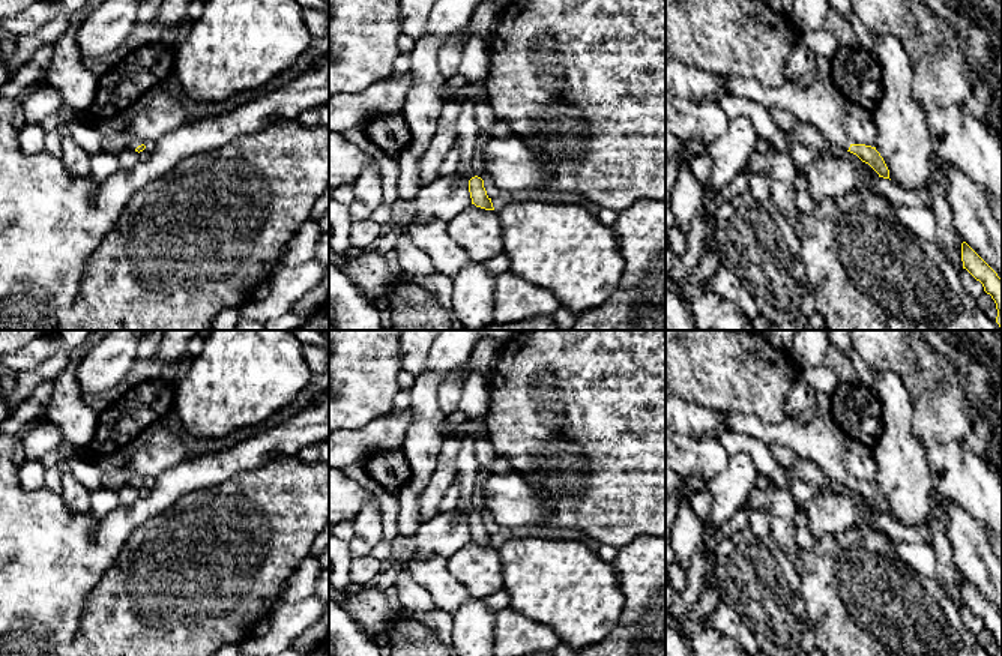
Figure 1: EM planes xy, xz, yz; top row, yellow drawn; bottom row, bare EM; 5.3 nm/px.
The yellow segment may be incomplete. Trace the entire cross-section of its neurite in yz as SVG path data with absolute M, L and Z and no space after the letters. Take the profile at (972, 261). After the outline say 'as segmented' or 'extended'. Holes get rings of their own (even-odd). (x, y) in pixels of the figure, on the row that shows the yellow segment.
M961 243L961 261L976 281L984 287L984 291L991 296L996 303L996 323L1002 329L1002 279L997 273L966 243Z; as segmented

